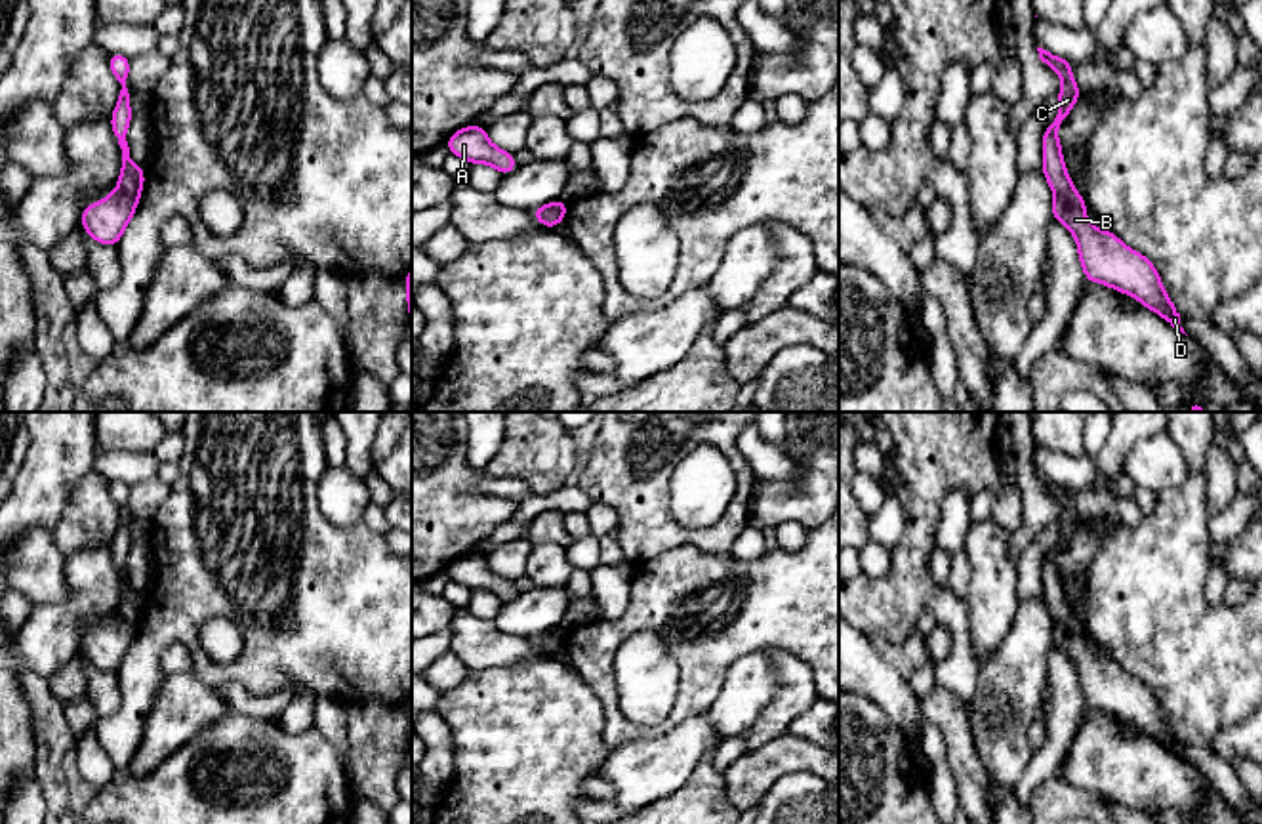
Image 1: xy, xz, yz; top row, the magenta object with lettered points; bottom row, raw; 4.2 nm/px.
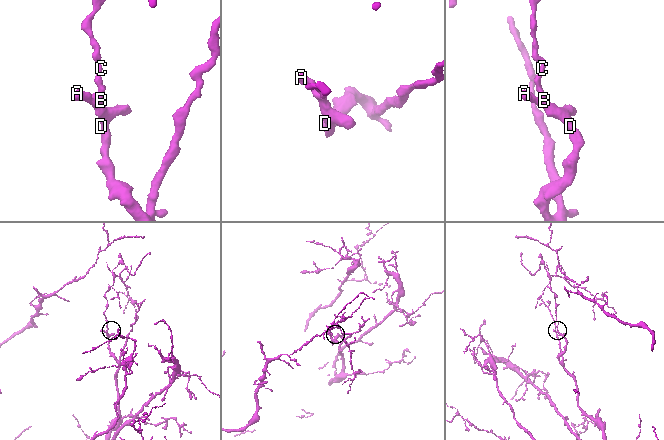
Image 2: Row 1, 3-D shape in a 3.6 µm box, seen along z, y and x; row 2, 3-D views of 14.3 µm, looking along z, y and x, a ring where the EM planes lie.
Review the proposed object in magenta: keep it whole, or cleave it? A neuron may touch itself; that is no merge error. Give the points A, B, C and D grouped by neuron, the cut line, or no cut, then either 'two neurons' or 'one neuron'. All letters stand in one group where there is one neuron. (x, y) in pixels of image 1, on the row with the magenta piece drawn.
groups A B D / C; cut xy (119, 187), (136, 199); two neurons

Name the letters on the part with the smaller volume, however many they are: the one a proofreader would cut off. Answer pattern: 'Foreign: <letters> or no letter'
Foreign: C

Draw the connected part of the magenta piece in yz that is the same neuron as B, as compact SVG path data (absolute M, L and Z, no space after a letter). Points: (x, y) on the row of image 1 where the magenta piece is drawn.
M1071 187L1054 196L1052 219L1062 221L1075 237L1085 278L1134 296L1180 330L1180 313L1161 286L1151 261L1127 248L1113 233L1092 227L1085 216L1085 198Z

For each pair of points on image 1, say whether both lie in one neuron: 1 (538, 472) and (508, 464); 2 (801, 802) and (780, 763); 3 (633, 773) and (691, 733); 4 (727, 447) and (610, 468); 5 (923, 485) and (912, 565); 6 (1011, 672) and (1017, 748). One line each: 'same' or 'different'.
1: same
2: different
3: same
4: same
5: same
6: same

